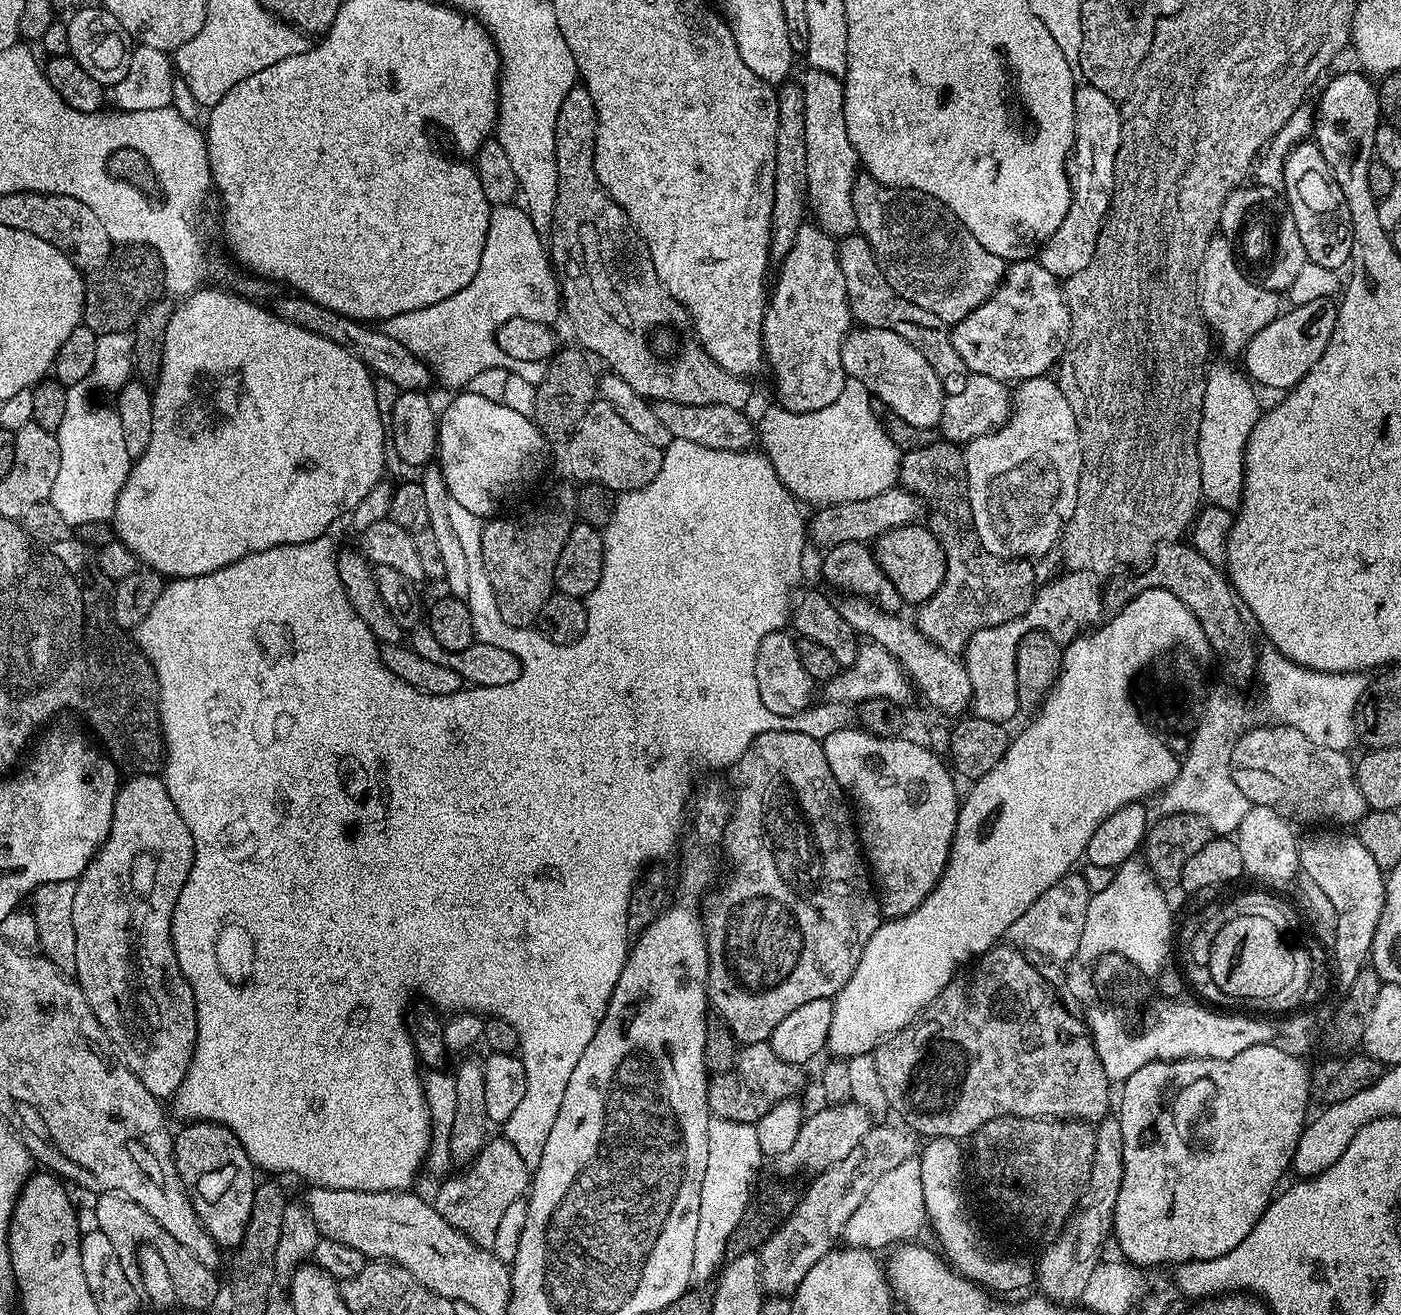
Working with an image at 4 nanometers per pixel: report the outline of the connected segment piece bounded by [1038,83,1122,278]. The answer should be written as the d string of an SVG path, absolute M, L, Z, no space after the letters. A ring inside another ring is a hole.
M1081 83L1074 94L1074 118L1076 140L1072 143L1068 179L1072 186L1070 210L1062 218L1062 226L1054 230L1052 237L1042 245L1038 259L1050 274L1067 278L1086 270L1096 253L1098 234L1108 216L1114 194L1114 162L1120 145L1122 108L1093 84Z

